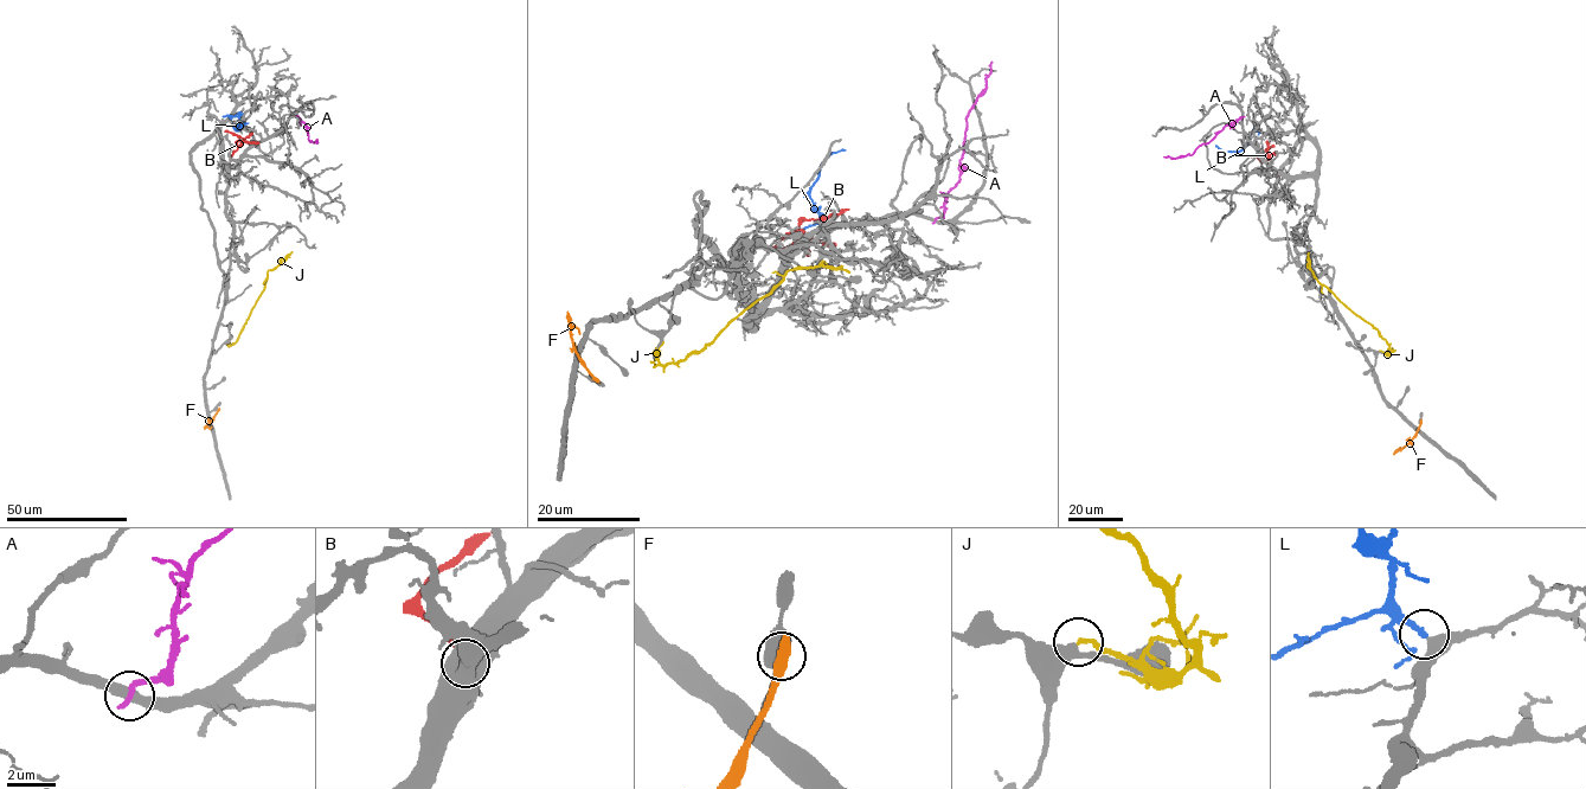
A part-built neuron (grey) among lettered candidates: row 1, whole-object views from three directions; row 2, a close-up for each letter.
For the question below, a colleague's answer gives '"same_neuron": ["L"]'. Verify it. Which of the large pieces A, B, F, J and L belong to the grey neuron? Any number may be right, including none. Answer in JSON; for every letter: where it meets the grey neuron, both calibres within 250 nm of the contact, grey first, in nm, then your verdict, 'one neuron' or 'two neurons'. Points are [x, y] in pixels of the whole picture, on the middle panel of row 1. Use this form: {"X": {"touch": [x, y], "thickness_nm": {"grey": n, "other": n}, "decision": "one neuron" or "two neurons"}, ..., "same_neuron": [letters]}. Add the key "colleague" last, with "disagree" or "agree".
{"A": {"touch": [935, 220], "thickness_nm": {"grey": 440, "other": 280}, "decision": "two neurons"}, "B": {"touch": [785, 260], "thickness_nm": {"grey": 550, "other": 240}, "decision": "two neurons"}, "F": {"touch": [592, 379], "thickness_nm": {"grey": 550, "other": 320}, "decision": "two neurons"}, "J": {"touch": [661, 341], "thickness_nm": {"grey": 360, "other": 190}, "decision": "two neurons"}, "L": {"touch": [826, 229], "thickness_nm": {"grey": 420, "other": 280}, "decision": "one neuron"}, "same_neuron": ["L"], "colleague": "agree"}

